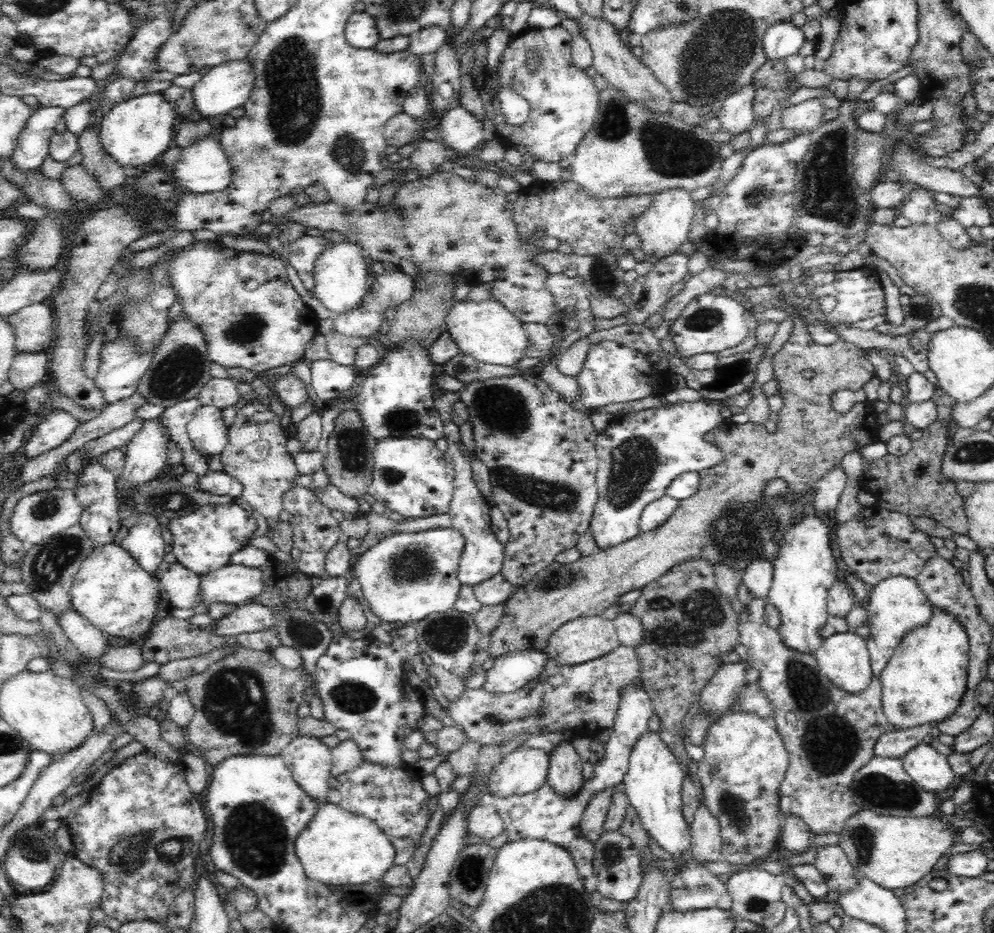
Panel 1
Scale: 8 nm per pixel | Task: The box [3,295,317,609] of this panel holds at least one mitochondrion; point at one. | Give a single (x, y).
(181, 370)

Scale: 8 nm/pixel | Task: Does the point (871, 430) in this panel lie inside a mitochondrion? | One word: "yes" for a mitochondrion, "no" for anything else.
no

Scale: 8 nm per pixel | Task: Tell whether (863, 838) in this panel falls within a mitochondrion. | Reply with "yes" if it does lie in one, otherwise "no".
yes

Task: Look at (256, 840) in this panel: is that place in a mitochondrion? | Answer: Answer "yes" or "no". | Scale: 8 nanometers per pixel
yes

